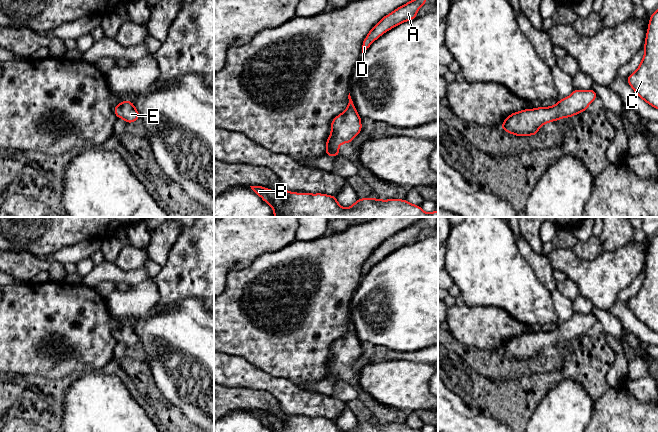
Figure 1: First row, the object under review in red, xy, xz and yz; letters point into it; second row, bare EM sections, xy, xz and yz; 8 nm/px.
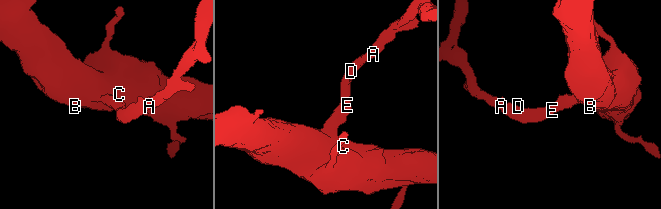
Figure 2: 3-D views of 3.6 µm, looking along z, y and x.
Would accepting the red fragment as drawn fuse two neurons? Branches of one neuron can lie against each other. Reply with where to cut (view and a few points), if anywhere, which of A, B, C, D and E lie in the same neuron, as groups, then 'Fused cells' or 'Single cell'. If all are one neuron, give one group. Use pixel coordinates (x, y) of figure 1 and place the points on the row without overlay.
No split. Groups: A B C D E. Single cell

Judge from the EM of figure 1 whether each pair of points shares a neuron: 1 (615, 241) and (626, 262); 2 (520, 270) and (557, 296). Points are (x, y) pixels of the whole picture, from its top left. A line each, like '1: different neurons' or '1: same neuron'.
1: different neurons
2: different neurons

